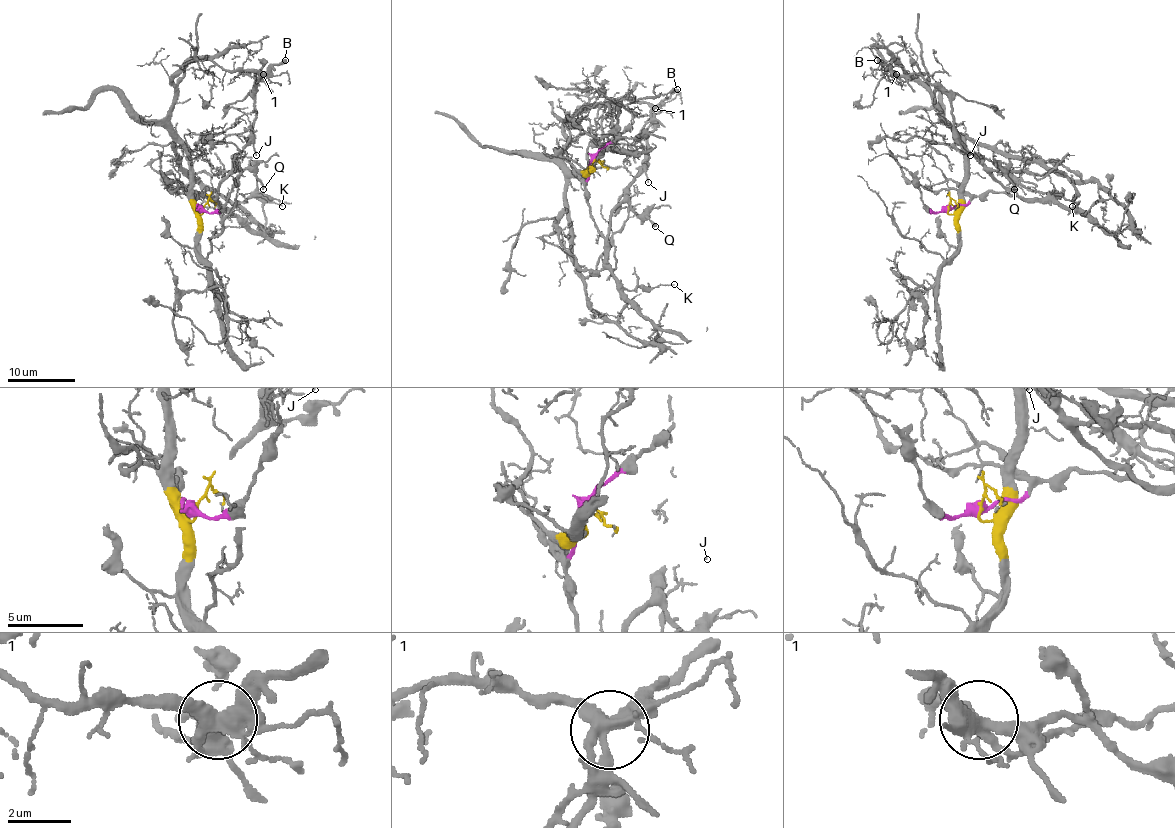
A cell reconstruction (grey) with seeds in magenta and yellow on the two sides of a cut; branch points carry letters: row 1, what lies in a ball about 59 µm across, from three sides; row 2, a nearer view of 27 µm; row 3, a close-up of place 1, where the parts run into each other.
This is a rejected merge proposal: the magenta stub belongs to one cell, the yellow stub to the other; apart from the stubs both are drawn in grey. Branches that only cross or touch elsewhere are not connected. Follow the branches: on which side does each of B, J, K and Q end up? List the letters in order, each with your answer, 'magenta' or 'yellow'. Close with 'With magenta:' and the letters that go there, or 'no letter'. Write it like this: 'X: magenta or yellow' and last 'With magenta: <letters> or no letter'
B: magenta
J: magenta
K: magenta
Q: magenta
With magenta: B, J, K, Q

